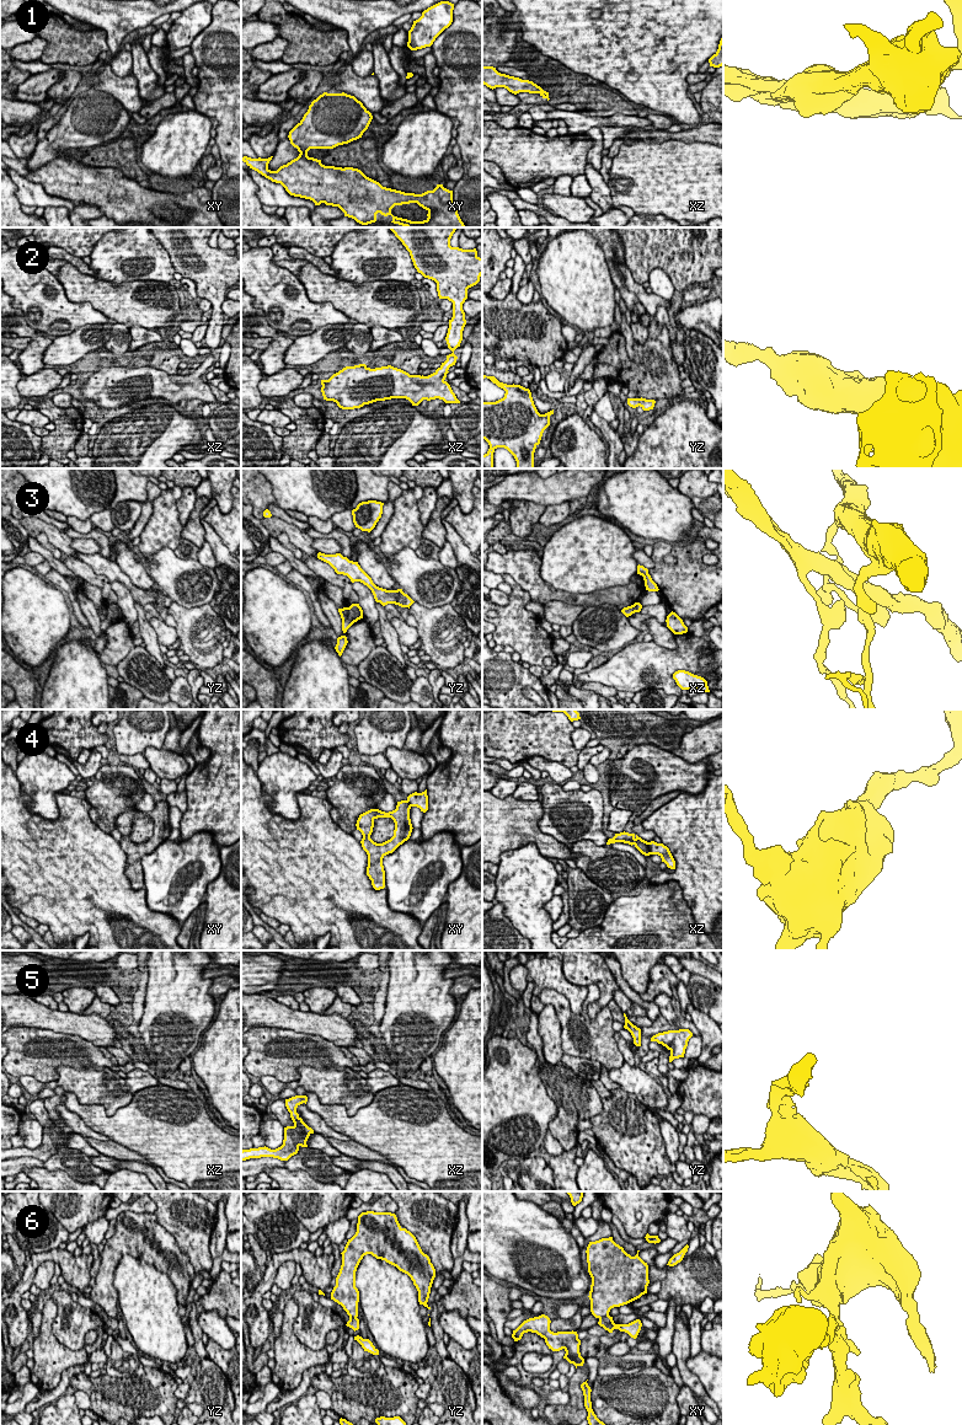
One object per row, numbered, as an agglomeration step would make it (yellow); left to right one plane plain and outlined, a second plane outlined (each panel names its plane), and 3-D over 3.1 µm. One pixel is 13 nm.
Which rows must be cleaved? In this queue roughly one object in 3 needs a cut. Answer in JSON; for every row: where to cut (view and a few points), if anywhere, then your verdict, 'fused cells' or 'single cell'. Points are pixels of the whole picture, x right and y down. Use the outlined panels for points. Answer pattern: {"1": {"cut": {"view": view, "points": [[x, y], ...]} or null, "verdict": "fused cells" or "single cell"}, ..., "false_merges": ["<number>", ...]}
{"1": {"cut": {"view": "xy", "points": [[300, 151], [306, 153]]}, "verdict": "fused cells"}, "2": {"cut": null, "verdict": "single cell"}, "3": {"cut": {"view": "yz", "points": [[348, 607], [348, 615], [342, 622]]}, "verdict": "fused cells"}, "4": {"cut": {"view": "xz", "points": [[647, 842], [651, 853]]}, "verdict": "fused cells"}, "5": {"cut": null, "verdict": "single cell"}, "6": {"cut": {"view": "xy", "points": [[608, 1314], [599, 1319]]}, "verdict": "fused cells"}, "false_merges": ["1", "3", "4", "6"]}

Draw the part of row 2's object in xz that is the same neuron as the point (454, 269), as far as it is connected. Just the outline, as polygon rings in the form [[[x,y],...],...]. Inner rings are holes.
[[[389,227],[410,252],[415,268],[424,278],[437,283],[439,299],[453,302],[453,317],[445,337],[448,348],[453,352],[447,360],[431,375],[410,375],[391,365],[370,369],[365,364],[346,366],[333,374],[328,380],[321,380],[324,400],[333,401],[342,409],[360,408],[376,401],[406,398],[412,406],[418,406],[423,400],[443,400],[445,403],[460,403],[450,385],[445,381],[449,368],[455,365],[458,357],[454,350],[460,347],[463,331],[466,325],[463,304],[467,299],[467,289],[476,285],[482,275],[482,258],[476,248],[463,250],[450,246],[450,239],[458,227]]]

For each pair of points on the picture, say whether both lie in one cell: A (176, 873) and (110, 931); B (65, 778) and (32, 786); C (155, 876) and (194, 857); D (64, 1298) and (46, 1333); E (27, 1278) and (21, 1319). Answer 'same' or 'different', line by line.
A: different
B: same
C: same
D: different
E: same

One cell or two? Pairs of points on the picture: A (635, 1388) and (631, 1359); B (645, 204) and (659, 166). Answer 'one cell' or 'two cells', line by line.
A: two cells
B: one cell

